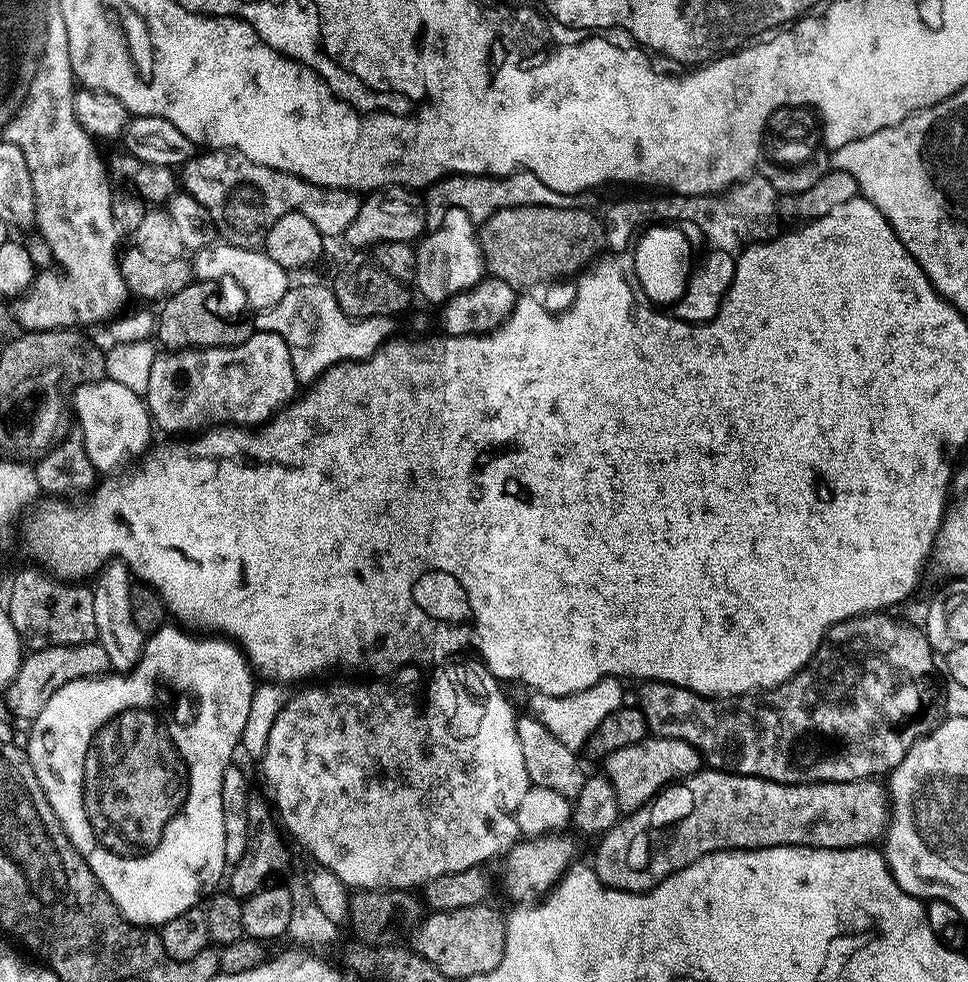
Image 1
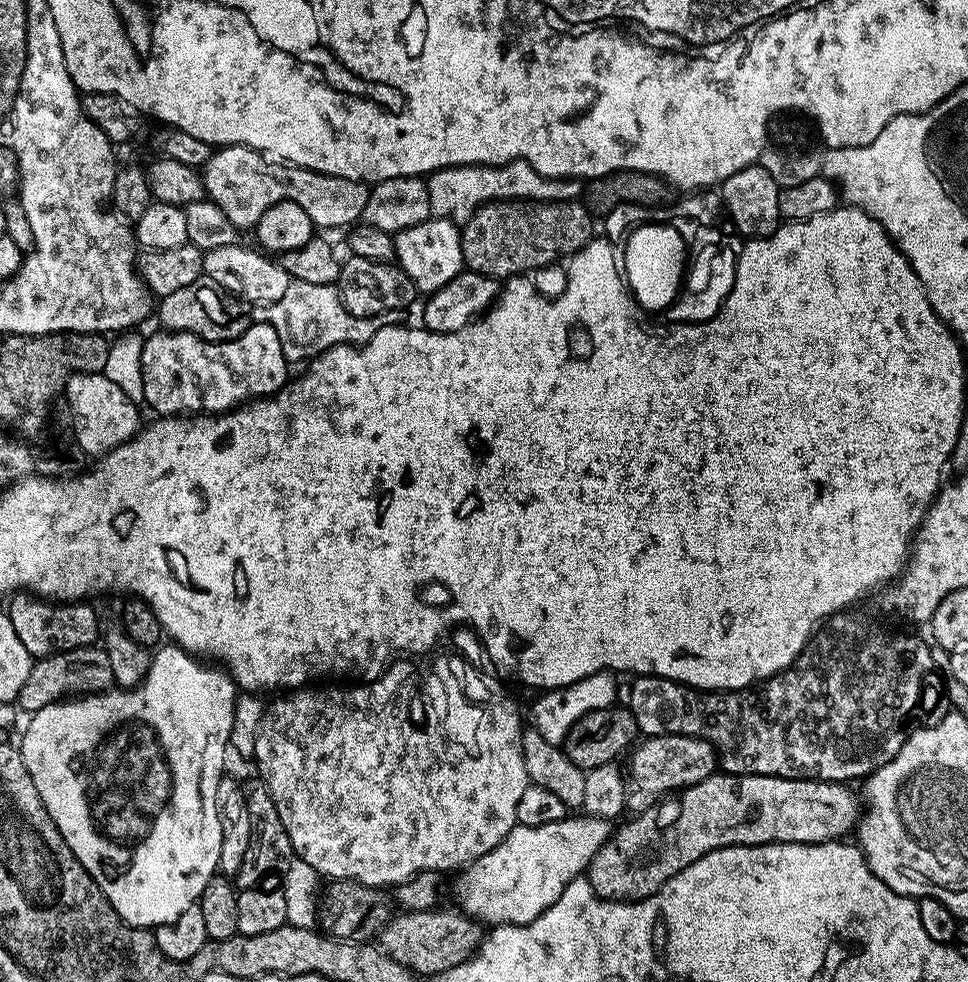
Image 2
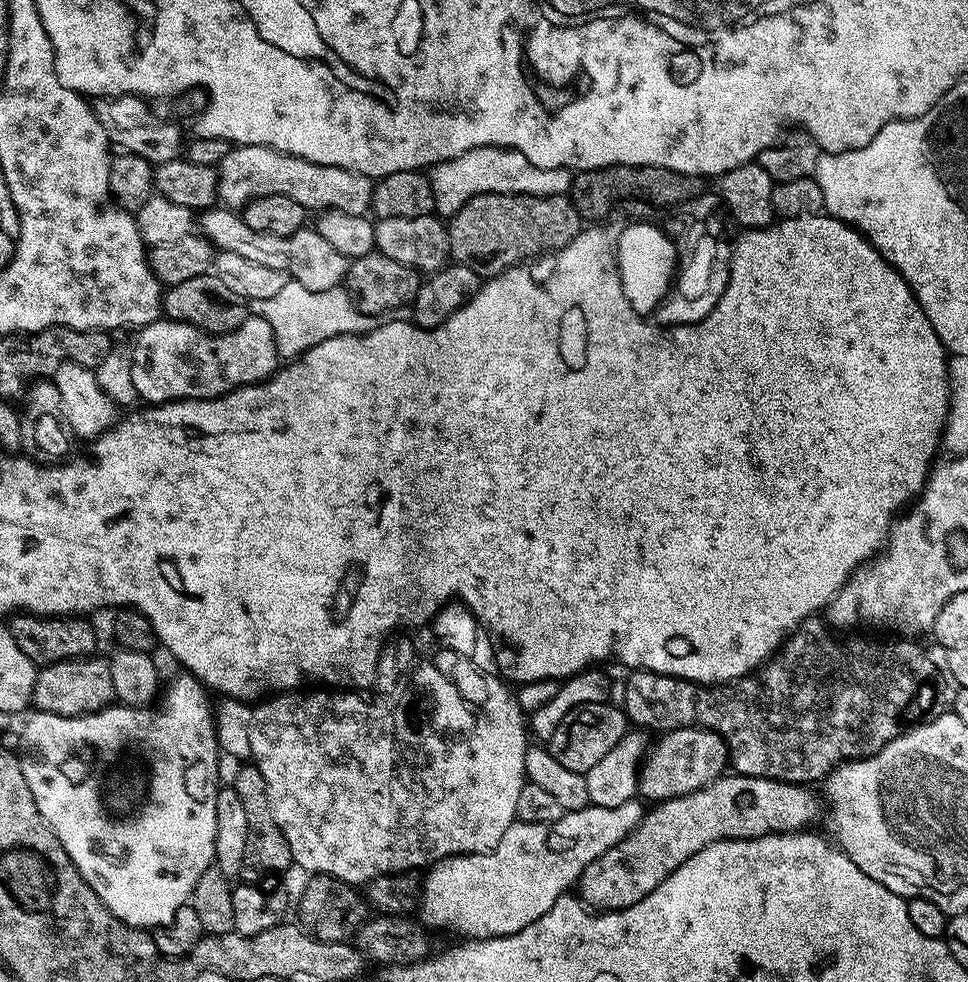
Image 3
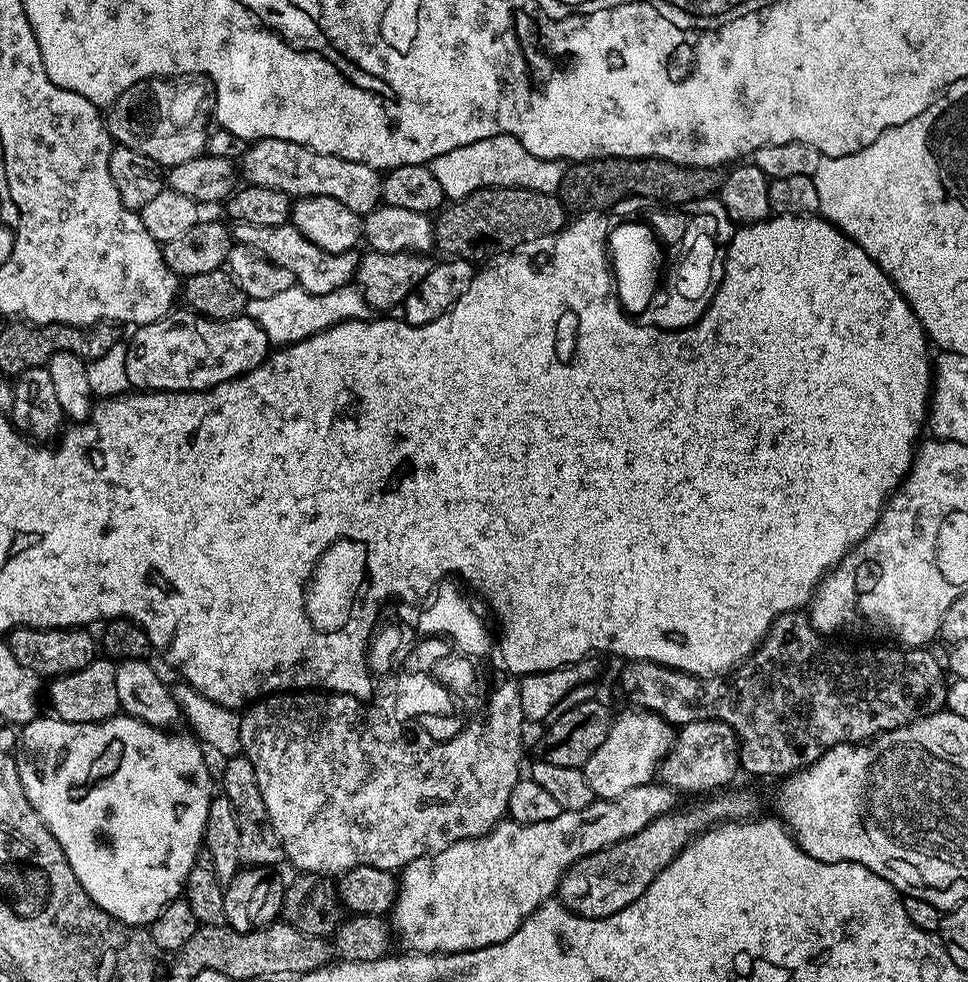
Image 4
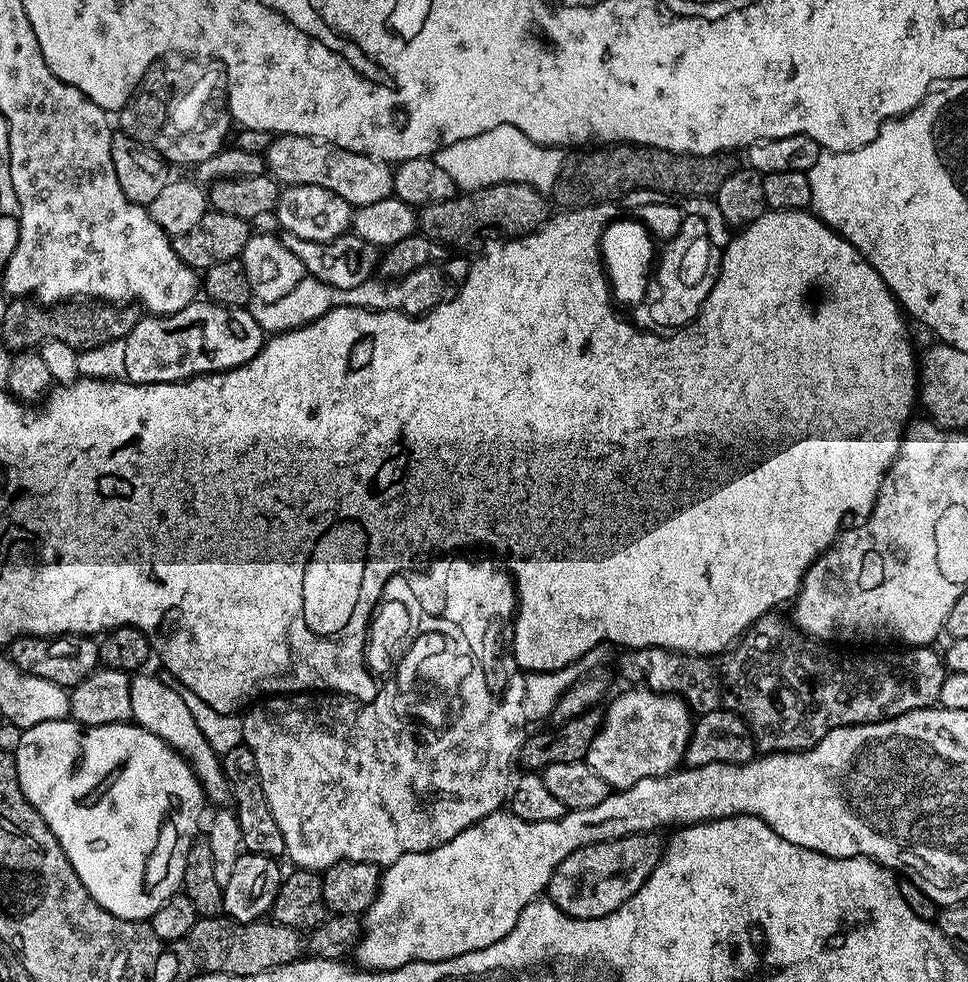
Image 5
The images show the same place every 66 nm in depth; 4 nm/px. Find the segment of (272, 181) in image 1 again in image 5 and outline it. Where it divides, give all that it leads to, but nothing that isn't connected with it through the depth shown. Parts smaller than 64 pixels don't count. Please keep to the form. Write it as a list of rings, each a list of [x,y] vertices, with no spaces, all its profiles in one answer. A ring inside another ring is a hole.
[[[276,134],[273,135],[263,158],[267,175],[277,184],[323,186],[326,190],[334,190],[338,198],[346,198],[346,202],[351,204],[353,209],[370,206],[370,202],[382,202],[393,195],[393,169],[385,161],[342,150],[333,144],[324,143],[323,140],[312,140],[308,136]]]

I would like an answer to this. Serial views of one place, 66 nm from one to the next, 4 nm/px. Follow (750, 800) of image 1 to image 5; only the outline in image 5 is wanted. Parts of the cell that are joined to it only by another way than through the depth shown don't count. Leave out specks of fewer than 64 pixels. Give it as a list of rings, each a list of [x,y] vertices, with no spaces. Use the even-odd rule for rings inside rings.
[[[639,832],[617,840],[582,846],[556,867],[546,889],[547,899],[576,920],[602,918],[618,910],[654,874],[665,845],[656,832]]]

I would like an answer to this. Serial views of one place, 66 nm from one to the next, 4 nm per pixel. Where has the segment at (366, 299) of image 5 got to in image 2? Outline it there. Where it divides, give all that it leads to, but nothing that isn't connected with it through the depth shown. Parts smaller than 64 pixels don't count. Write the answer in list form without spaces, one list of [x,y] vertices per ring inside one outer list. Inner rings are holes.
[[[293,280],[290,286],[286,286],[286,294],[282,294],[282,298],[278,298],[278,302],[263,305],[259,312],[259,319],[263,323],[274,326],[274,330],[278,330],[278,338],[282,342],[282,354],[290,362],[311,361],[320,353],[339,344],[355,344],[357,346],[365,344],[370,338],[374,338],[374,334],[378,334],[378,330],[391,324],[404,324],[406,320],[405,313],[401,310],[390,310],[373,316],[355,316],[350,314],[350,310],[346,310],[340,297],[340,289],[336,284],[315,284],[305,280]]]

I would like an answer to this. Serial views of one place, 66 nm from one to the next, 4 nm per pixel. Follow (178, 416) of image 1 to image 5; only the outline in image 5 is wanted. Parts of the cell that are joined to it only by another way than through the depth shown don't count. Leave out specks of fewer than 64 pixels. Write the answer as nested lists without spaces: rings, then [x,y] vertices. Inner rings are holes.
[[[197,299],[190,306],[165,316],[141,315],[140,321],[123,339],[126,350],[126,370],[124,376],[131,384],[173,384],[179,380],[189,380],[191,376],[205,376],[211,372],[225,372],[248,364],[262,350],[266,334],[254,322],[247,307],[228,307],[224,304]]]

